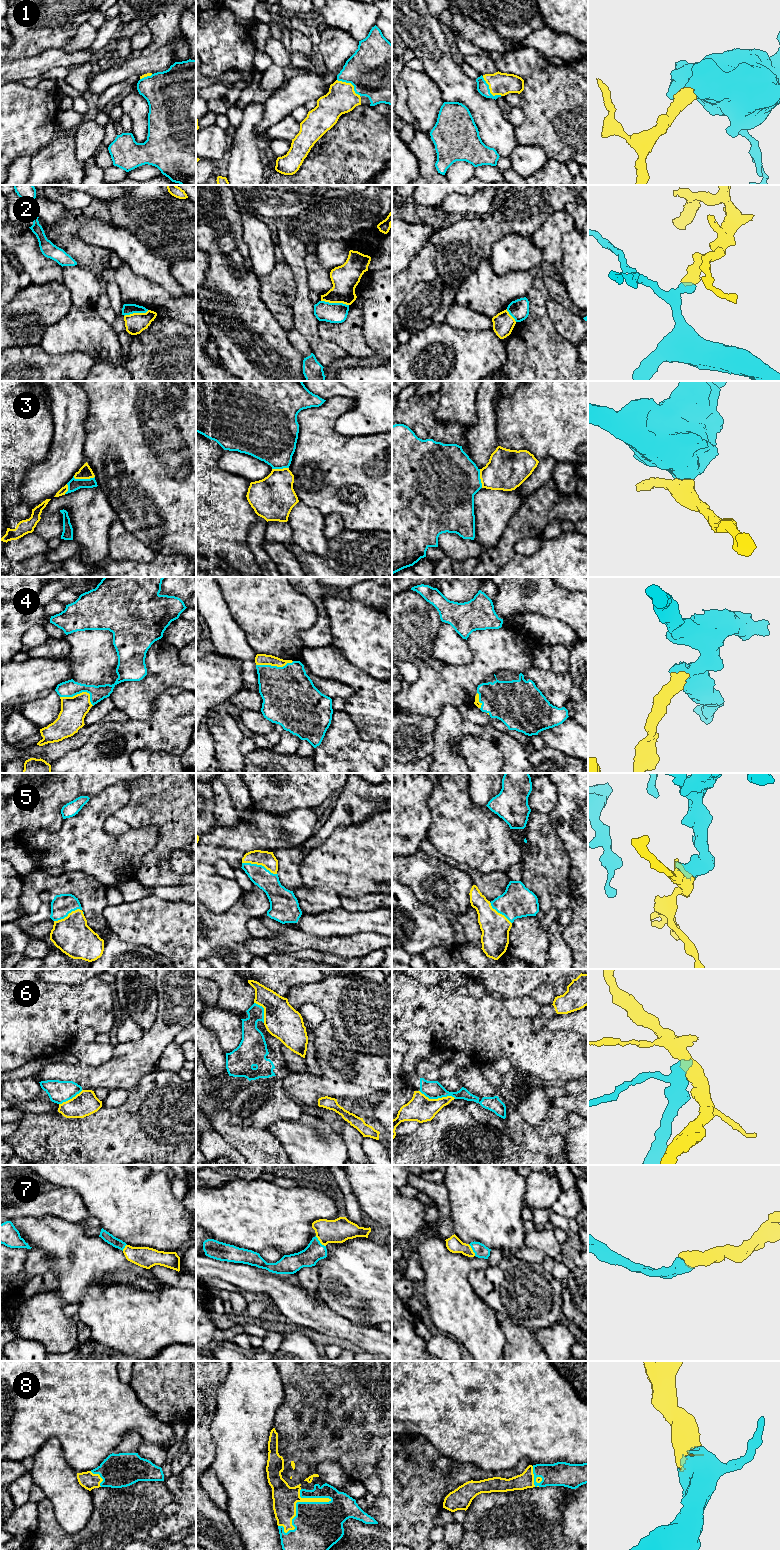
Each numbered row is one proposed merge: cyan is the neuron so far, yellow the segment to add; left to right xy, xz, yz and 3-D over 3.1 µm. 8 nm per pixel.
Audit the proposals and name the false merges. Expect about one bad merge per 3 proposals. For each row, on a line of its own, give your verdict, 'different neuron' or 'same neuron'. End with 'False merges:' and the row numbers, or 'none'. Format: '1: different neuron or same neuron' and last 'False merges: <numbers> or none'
1: same neuron
2: different neuron
3: different neuron
4: same neuron
5: same neuron
6: different neuron
7: same neuron
8: same neuron
False merges: 2, 3, 6

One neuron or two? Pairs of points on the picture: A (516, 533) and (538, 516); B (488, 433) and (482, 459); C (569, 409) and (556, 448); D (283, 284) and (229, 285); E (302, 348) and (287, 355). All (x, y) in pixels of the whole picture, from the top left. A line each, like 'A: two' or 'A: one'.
A: one
B: one
C: one
D: two
E: two

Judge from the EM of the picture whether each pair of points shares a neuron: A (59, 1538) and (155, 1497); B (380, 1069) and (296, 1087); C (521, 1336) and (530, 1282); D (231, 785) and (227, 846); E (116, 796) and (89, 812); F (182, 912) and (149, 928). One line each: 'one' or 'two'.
A: one
B: one
C: two
D: two
E: one
F: one

